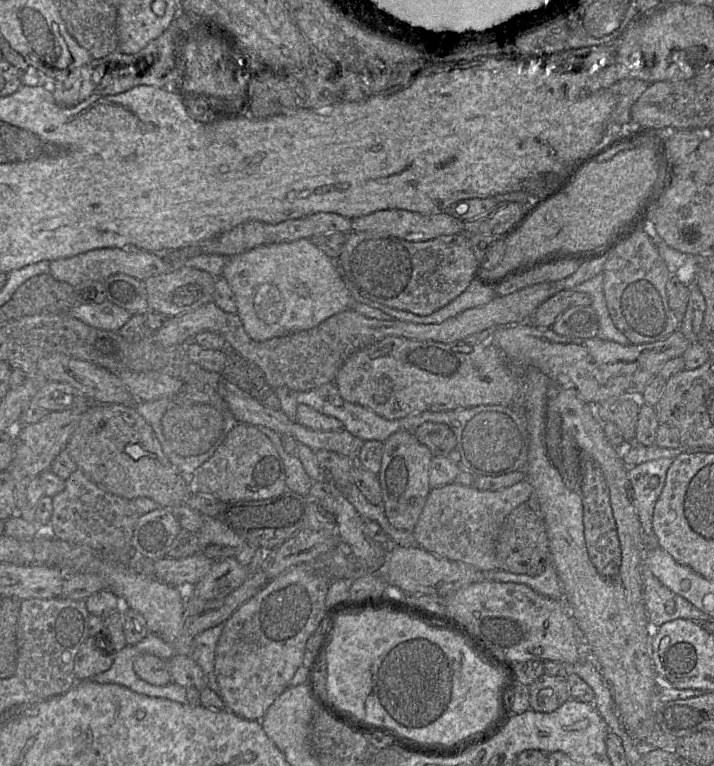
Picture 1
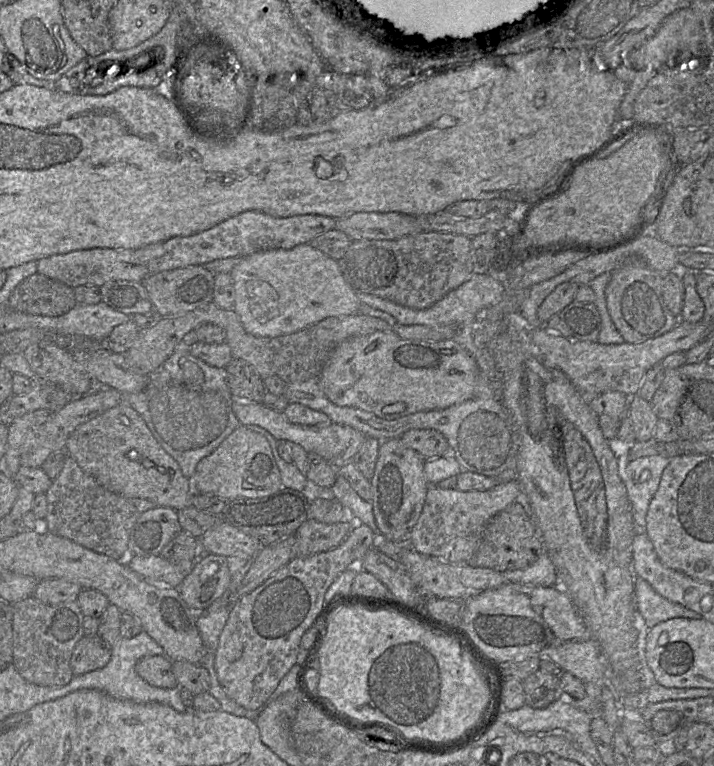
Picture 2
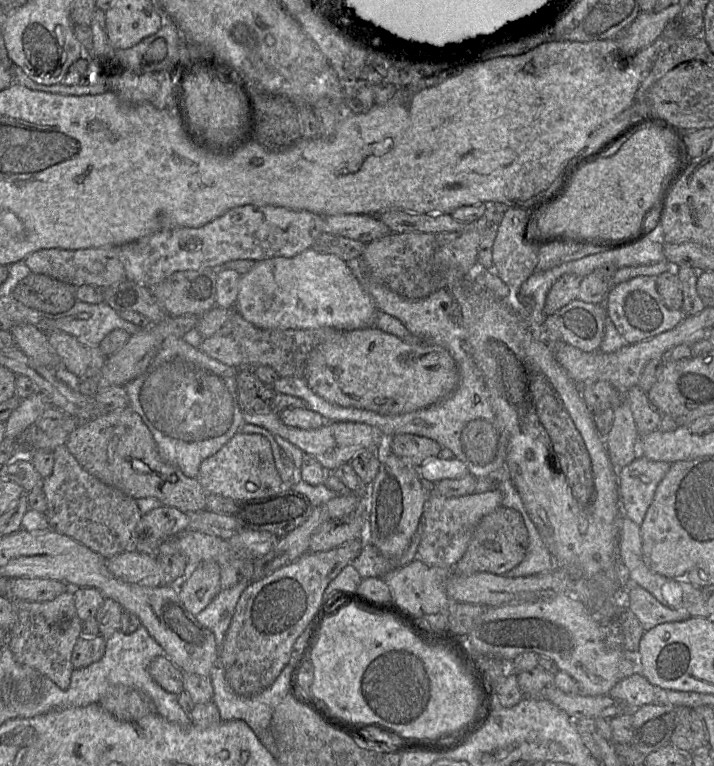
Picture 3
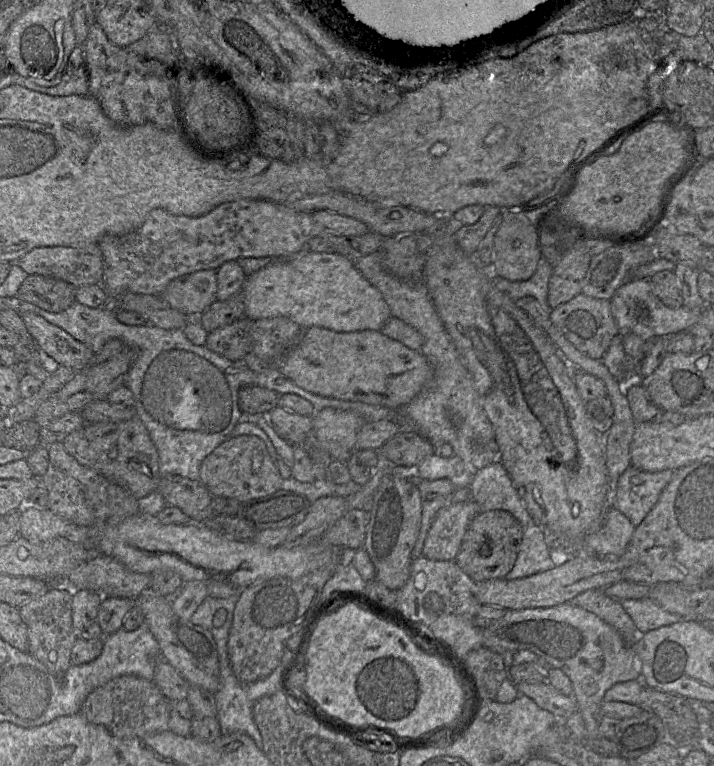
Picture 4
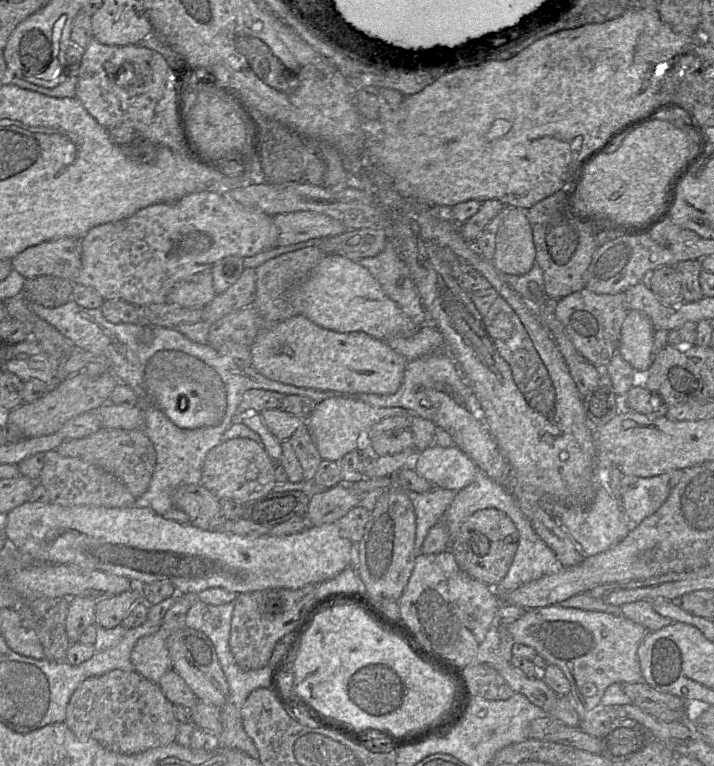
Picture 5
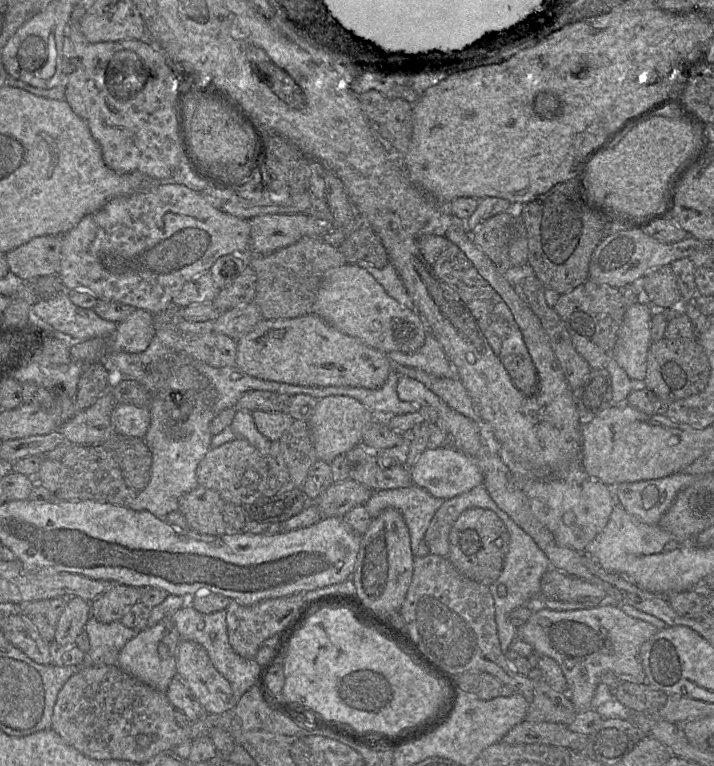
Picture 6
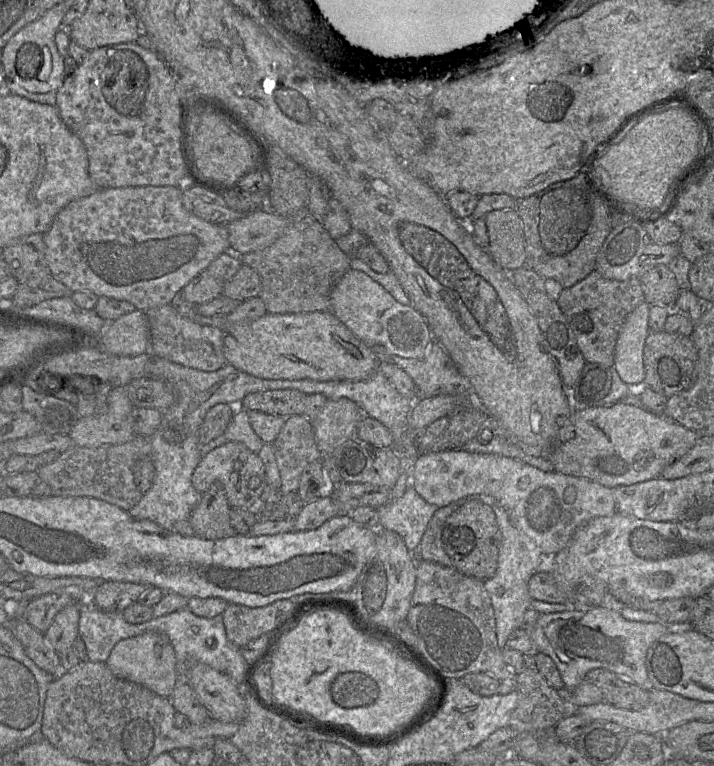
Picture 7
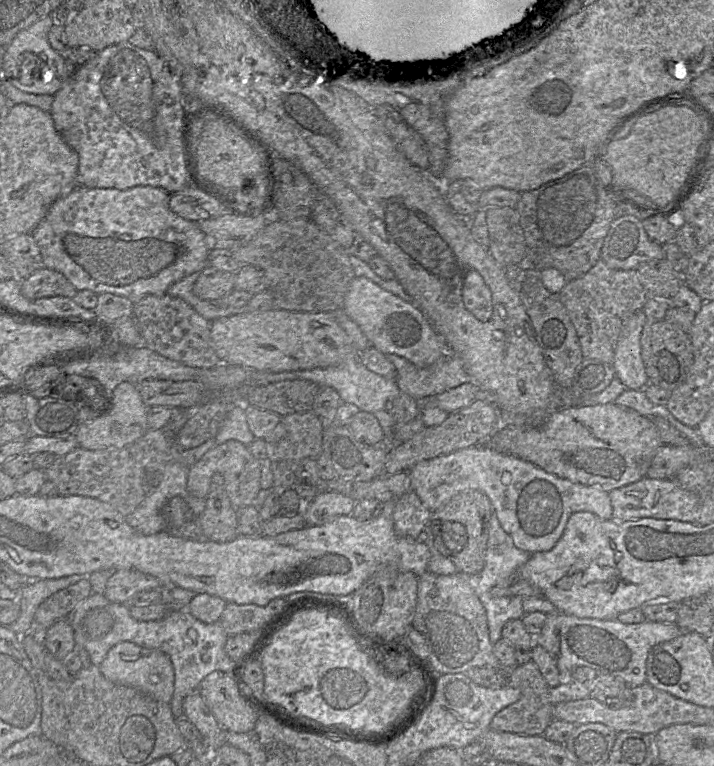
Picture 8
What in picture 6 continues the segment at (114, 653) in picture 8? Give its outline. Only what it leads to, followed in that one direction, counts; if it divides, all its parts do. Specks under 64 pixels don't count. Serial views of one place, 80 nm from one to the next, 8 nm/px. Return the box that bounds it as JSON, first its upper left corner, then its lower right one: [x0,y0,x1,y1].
[116,617,180,693]

